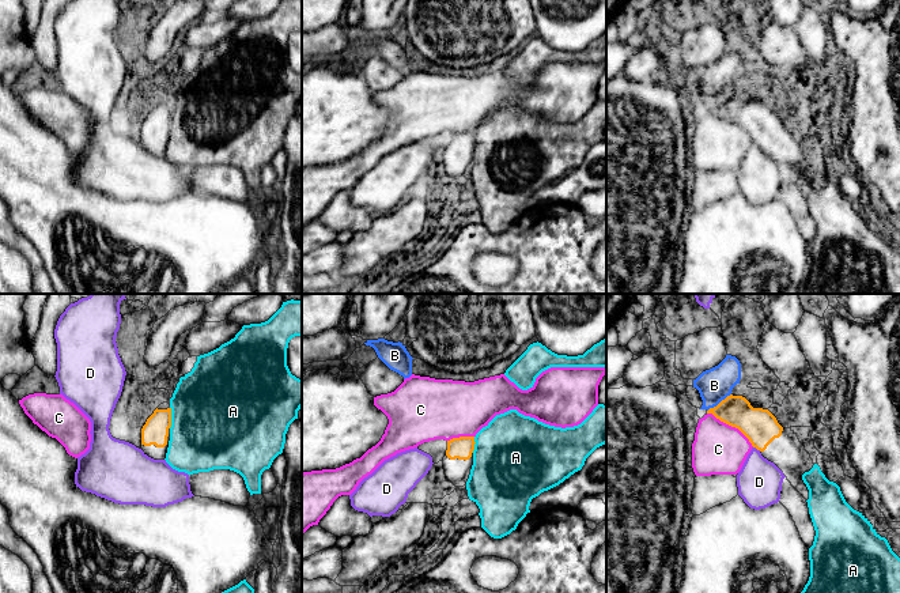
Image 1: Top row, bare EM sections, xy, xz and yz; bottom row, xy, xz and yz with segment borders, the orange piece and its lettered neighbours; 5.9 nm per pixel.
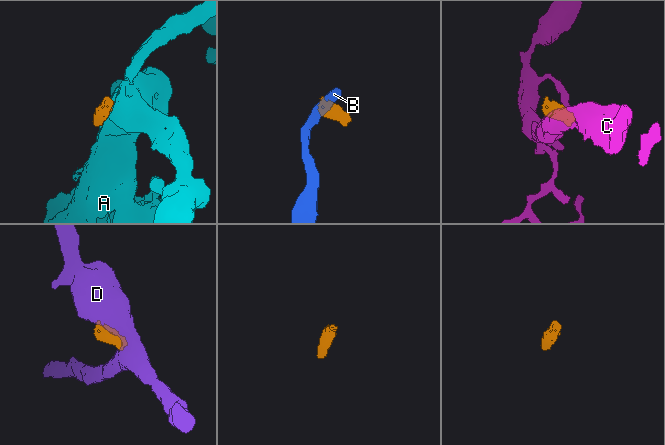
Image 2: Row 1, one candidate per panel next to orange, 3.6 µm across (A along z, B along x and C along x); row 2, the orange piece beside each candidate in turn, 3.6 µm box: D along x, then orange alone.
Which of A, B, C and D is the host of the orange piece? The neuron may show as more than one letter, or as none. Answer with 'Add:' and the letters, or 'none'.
Add: none

